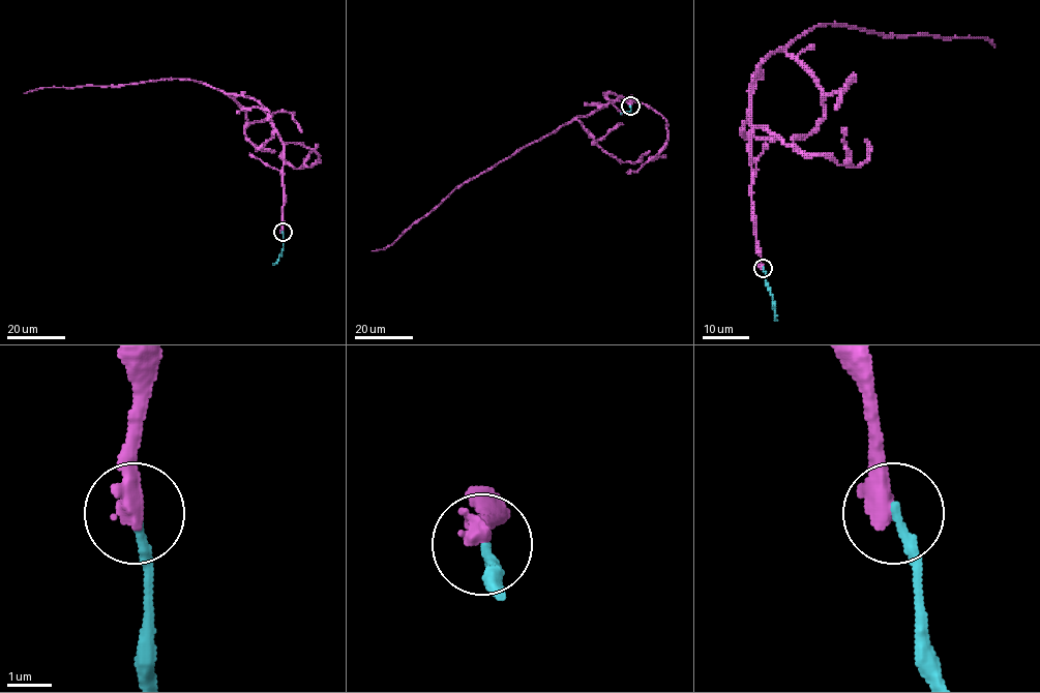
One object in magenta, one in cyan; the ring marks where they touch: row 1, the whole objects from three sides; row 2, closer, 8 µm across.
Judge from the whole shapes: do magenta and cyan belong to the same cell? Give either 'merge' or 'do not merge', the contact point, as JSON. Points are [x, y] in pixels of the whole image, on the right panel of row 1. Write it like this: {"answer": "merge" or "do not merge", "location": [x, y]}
{"answer": "do not merge", "location": [763, 268]}

